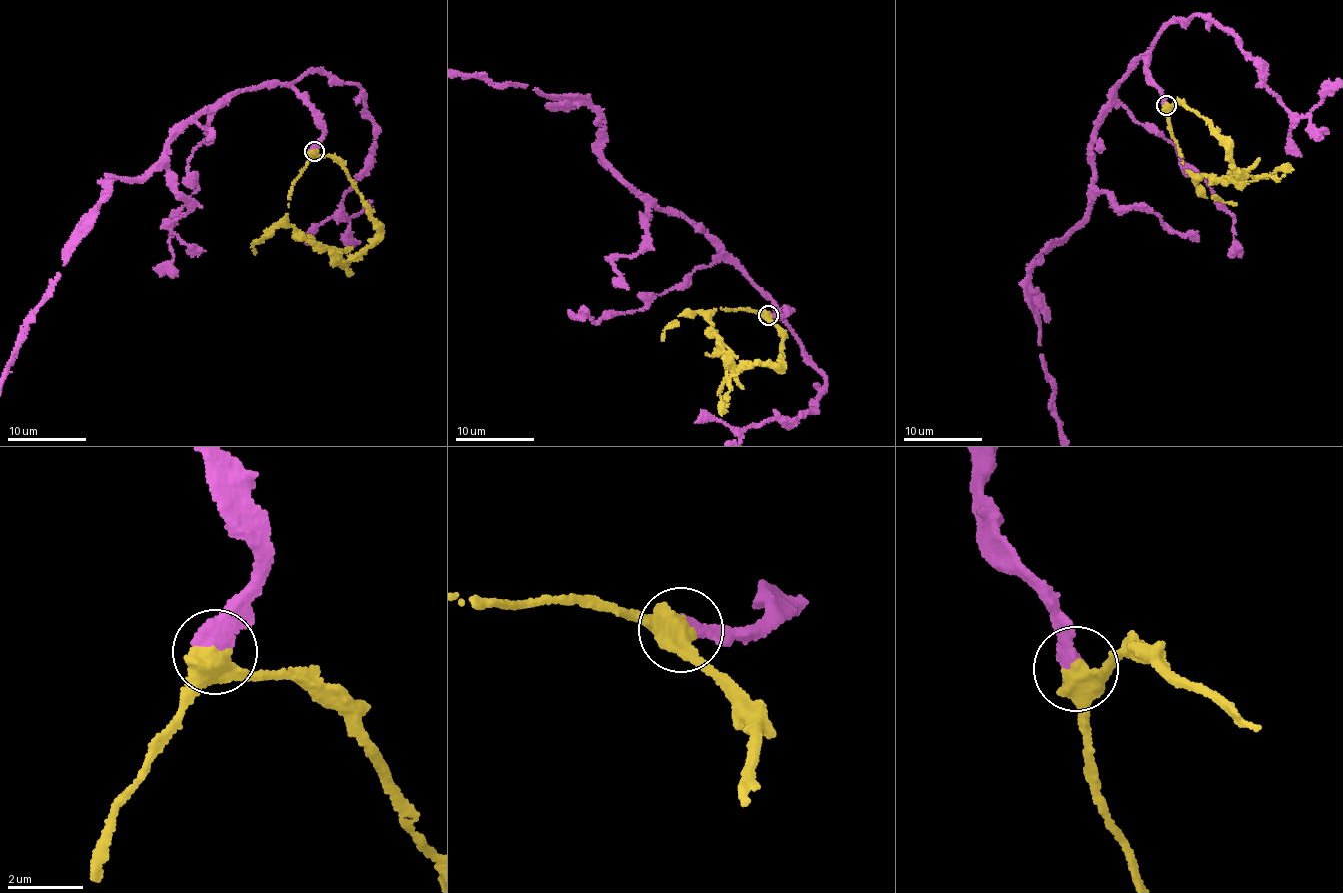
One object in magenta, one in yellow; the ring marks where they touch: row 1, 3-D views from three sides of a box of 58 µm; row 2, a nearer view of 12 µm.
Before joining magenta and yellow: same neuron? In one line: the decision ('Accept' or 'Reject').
Accept

